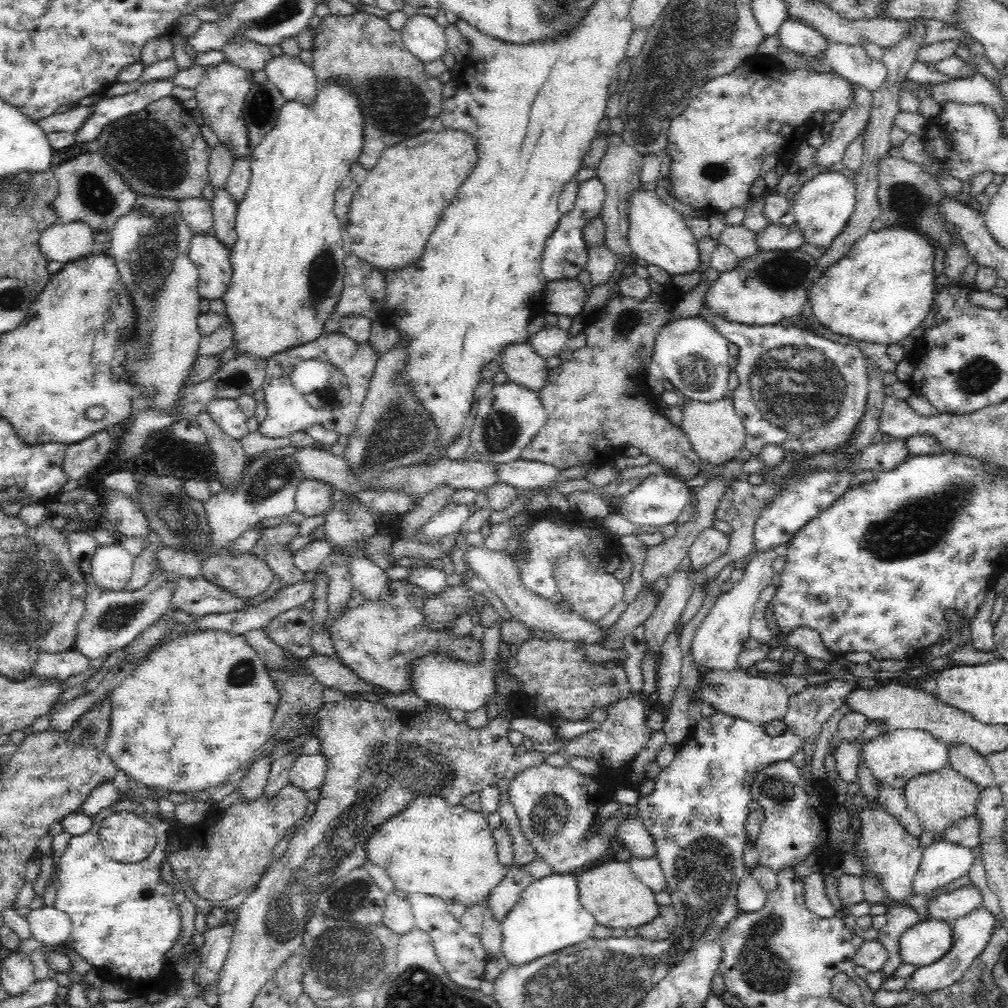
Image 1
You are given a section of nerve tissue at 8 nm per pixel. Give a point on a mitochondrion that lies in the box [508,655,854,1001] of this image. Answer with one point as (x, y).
(760, 963)

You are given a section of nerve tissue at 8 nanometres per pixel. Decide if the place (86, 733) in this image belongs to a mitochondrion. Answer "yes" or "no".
yes

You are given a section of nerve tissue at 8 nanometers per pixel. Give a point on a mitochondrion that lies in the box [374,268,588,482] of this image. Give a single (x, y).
(500, 431)

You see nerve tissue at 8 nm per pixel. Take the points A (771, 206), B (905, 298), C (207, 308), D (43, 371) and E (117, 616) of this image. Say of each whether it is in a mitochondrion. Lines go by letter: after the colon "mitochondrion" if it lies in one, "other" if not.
A: other
B: other
C: other
D: other
E: mitochondrion

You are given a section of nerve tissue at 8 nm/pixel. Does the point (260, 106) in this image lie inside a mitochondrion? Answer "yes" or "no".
yes

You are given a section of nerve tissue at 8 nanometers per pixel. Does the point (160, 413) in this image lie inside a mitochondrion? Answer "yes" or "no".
no

